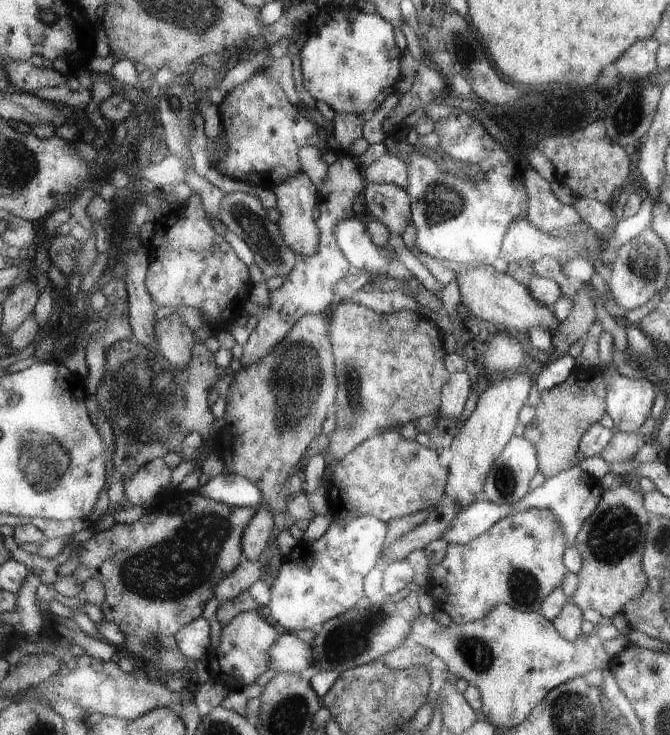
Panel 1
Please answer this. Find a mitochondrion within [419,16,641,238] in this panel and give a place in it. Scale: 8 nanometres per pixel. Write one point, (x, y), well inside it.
(441, 193)

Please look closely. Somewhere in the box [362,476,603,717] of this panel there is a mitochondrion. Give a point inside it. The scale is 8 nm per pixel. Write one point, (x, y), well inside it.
(475, 650)

